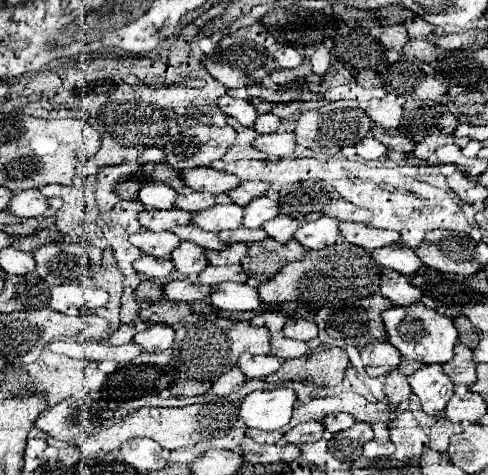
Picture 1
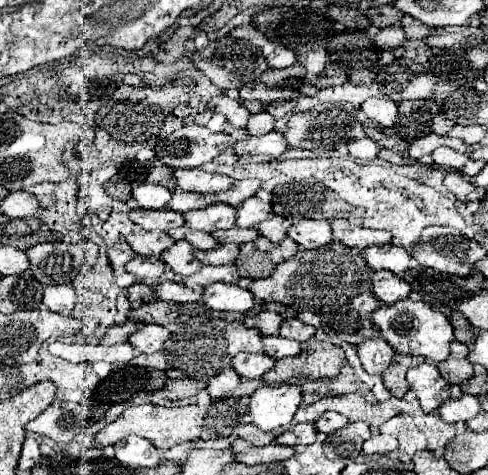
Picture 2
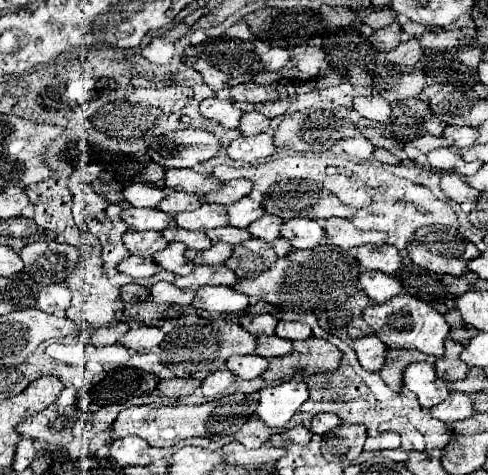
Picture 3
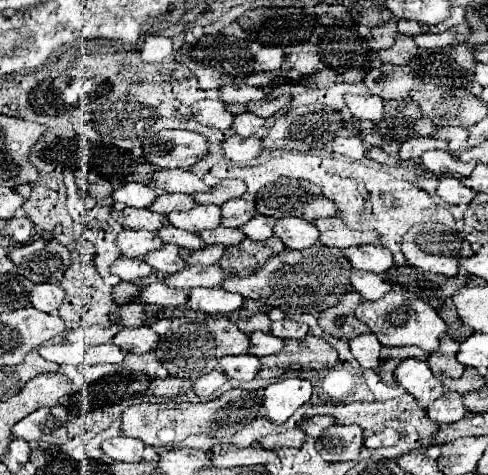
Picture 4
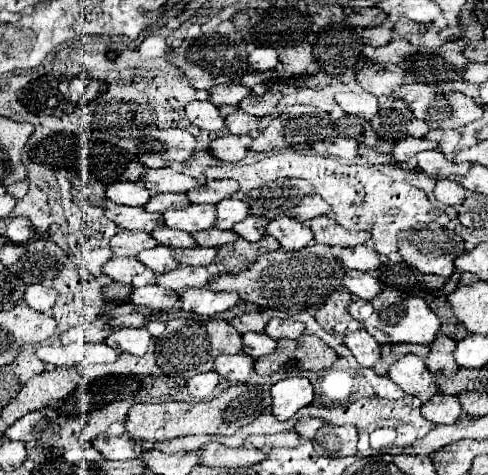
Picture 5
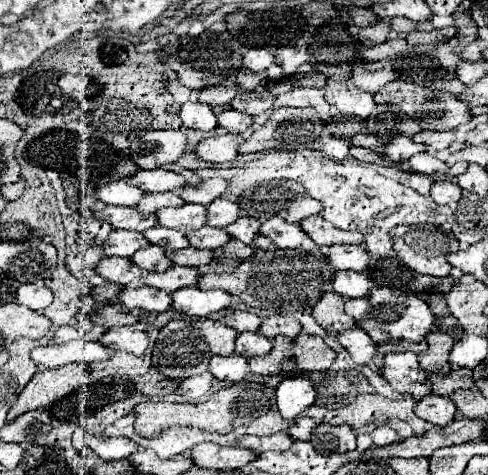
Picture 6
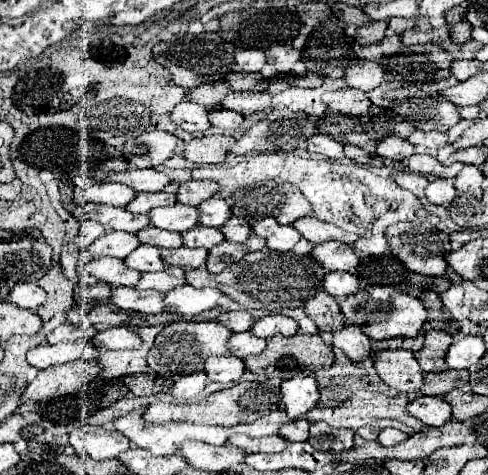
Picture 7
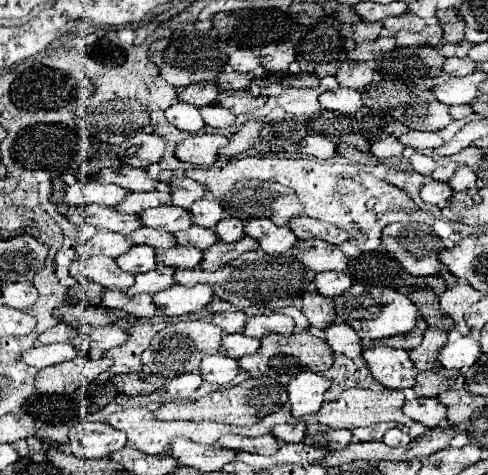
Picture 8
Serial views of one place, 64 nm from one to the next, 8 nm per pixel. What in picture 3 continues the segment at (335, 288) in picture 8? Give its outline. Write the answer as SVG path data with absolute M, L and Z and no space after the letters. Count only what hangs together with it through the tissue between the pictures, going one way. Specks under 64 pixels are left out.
M362 272L358 282L360 290L374 302L386 302L390 296L402 290L402 284L394 276L382 272Z

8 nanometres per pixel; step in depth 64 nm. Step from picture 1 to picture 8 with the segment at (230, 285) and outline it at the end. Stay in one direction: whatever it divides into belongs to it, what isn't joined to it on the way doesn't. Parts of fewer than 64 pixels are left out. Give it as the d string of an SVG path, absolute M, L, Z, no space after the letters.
M174 284L172 288L166 288L164 292L156 292L152 296L152 302L166 316L180 316L180 314L190 314L190 312L206 308L212 302L212 296L214 294L208 284L196 284L196 286Z

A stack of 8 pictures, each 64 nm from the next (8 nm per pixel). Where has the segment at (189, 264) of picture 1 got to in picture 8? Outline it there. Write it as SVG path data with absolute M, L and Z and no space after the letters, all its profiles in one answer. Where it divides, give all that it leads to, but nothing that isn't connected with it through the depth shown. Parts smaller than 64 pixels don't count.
M132 246L124 256L116 258L116 264L118 268L136 276L156 268L156 254L150 246Z

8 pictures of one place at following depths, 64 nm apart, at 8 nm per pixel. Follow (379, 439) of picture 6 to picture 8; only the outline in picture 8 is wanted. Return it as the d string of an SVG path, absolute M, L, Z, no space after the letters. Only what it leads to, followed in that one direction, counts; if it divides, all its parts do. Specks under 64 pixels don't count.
M392 428L392 430L388 430L386 434L384 434L384 444L388 444L388 446L404 446L404 444L408 444L412 438L408 436L408 434L404 434L400 428Z

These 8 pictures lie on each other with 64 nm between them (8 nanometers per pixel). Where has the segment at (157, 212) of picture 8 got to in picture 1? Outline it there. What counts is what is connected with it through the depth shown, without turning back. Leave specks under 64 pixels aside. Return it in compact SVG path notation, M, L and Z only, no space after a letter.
M222 202L204 212L192 214L192 224L202 230L208 230L208 232L234 230L234 228L242 226L242 214L244 214L242 206L236 206L232 202L226 202L226 204Z

